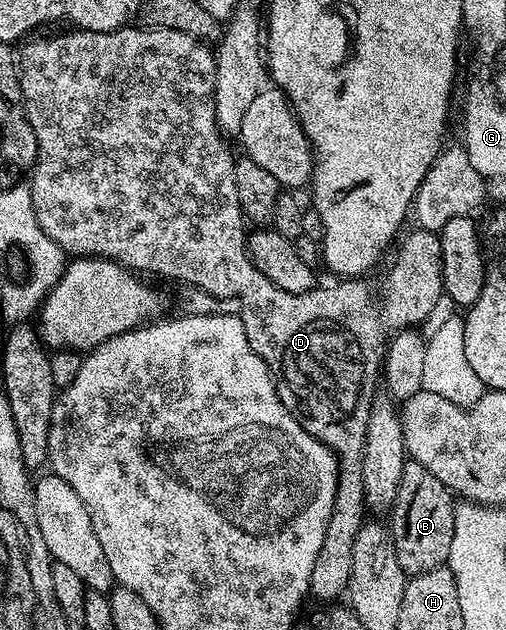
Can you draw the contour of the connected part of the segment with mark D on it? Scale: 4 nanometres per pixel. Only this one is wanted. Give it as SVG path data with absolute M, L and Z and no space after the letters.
M126 26L116 28L113 32L87 32L84 30L69 30L62 36L49 36L46 40L30 39L22 52L19 52L19 75L21 89L25 99L25 118L37 139L37 165L31 170L31 187L33 189L33 205L35 218L39 218L39 226L47 238L51 238L66 254L73 258L95 256L113 260L123 264L130 270L141 274L154 272L157 276L166 276L169 280L182 280L185 284L193 284L194 289L206 292L212 296L234 296L241 303L240 317L247 330L247 342L251 342L251 350L263 358L269 367L277 385L277 393L283 406L298 417L308 421L309 433L317 440L322 440L333 451L341 465L337 473L337 493L335 506L331 514L331 522L327 526L327 534L323 540L323 550L315 560L315 570L311 570L311 592L315 597L325 602L337 602L349 590L351 578L351 558L355 550L355 538L359 534L363 521L366 519L367 505L363 490L363 474L361 473L361 455L365 449L367 422L371 414L373 396L379 390L379 377L383 372L383 346L388 345L394 332L402 332L404 328L417 328L437 308L437 303L443 300L445 283L443 282L443 262L441 261L441 237L438 233L429 232L425 228L414 227L413 233L401 244L385 281L381 284L377 296L365 278L345 278L333 282L330 288L318 286L304 296L287 294L287 290L279 290L271 278L267 278L258 270L249 257L249 241L247 239L247 221L245 212L239 202L239 190L235 190L235 156L229 153L226 137L217 126L215 118L215 74L217 73L217 57L214 49L206 41L191 38L191 34L183 34L179 30L163 30L162 28L146 28L144 26Z

